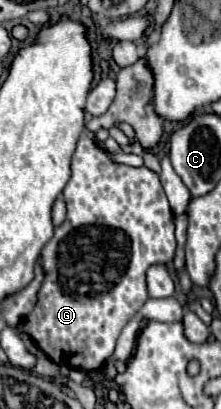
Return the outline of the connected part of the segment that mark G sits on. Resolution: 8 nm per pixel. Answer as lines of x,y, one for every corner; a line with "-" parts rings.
86,134
80,136
78,144
76,144
76,150
72,154
72,164
70,164
70,170
72,170
72,176
68,180
68,184
64,186
64,202
66,202
66,208
68,208
68,214
66,214
66,220
62,226
58,226
54,230
54,236
52,240
44,246
44,252
42,252
42,268
44,268
44,284
38,292
38,304
36,308
32,310
32,314
26,316
24,324
22,324
22,330
38,344
40,350
44,350
48,354
48,358
52,358
56,364
60,366
68,366
68,368
82,368
82,370
100,370
108,358
112,356
114,352
114,346
116,346
116,338
120,334
120,330
126,326
126,322
142,308
142,304
148,300
148,292
146,292
146,270
148,266
152,264
166,264
174,258
174,250
176,250
176,238
174,238
174,214
168,206
168,200
166,200
166,194
162,190
162,184
160,184
160,178
158,174
154,174
152,170
148,170
146,166
142,168
132,168
132,166
124,166
124,164
114,164
106,152
102,148
98,148
98,144
88,138

